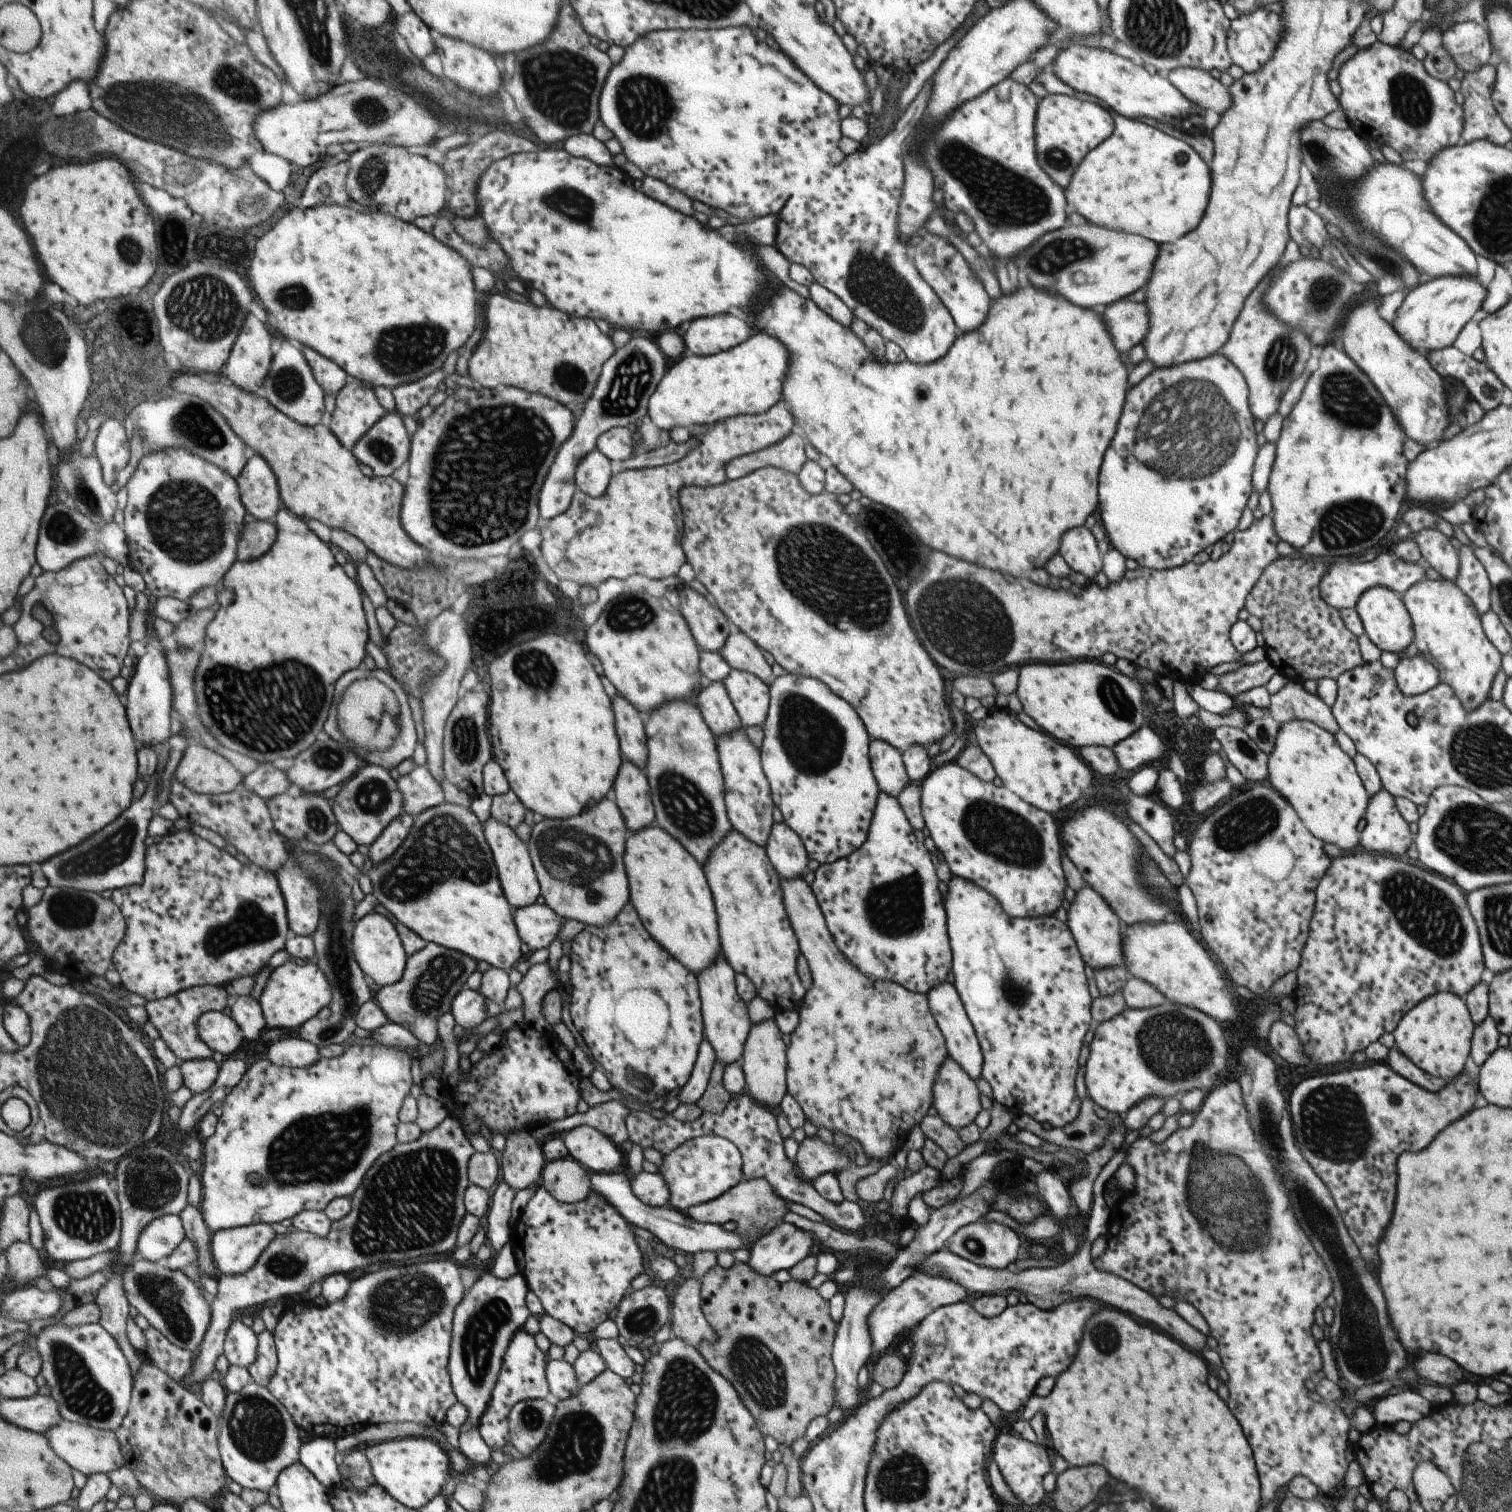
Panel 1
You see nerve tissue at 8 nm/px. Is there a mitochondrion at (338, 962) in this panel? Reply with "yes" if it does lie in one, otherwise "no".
yes

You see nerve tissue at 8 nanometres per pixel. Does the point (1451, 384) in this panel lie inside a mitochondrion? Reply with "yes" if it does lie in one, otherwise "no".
no

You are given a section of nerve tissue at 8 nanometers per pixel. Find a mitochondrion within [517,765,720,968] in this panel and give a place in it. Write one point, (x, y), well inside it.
(571, 854)

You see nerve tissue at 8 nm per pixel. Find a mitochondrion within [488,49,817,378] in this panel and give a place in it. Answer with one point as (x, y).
(644, 105)

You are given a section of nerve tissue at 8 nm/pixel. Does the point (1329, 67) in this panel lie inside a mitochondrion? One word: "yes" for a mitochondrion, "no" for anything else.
no

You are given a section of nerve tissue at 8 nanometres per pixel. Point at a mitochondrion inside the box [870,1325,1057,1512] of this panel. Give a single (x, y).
(903, 1479)

